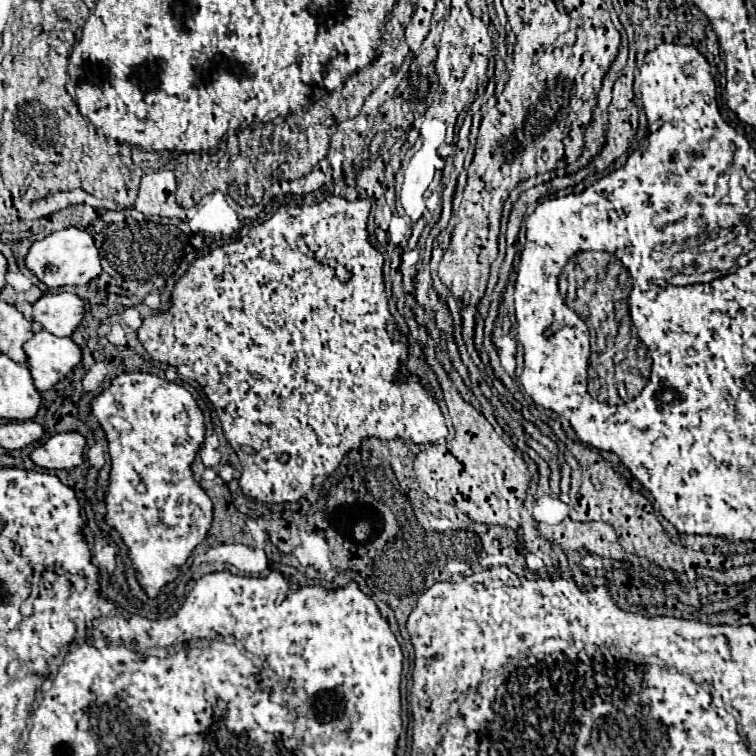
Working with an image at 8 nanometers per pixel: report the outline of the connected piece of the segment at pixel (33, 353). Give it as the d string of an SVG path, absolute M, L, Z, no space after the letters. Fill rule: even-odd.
M40 331L28 339L24 343L24 351L38 391L52 389L82 359L82 351L72 339L54 337L48 331Z

